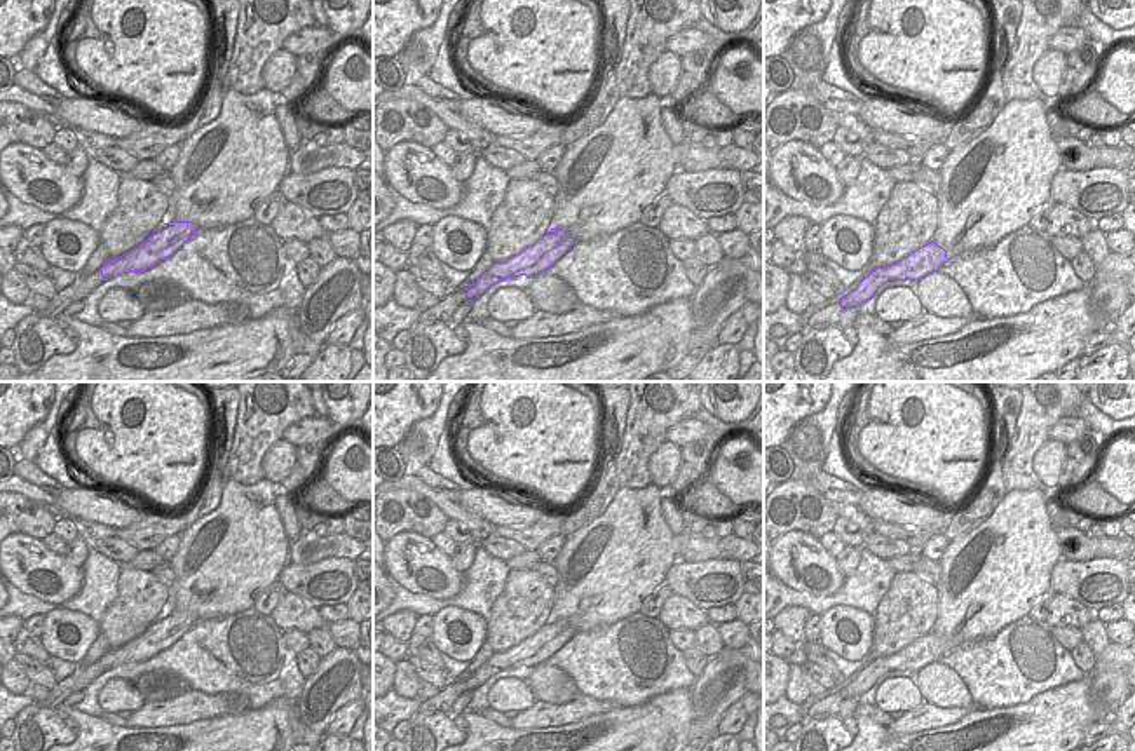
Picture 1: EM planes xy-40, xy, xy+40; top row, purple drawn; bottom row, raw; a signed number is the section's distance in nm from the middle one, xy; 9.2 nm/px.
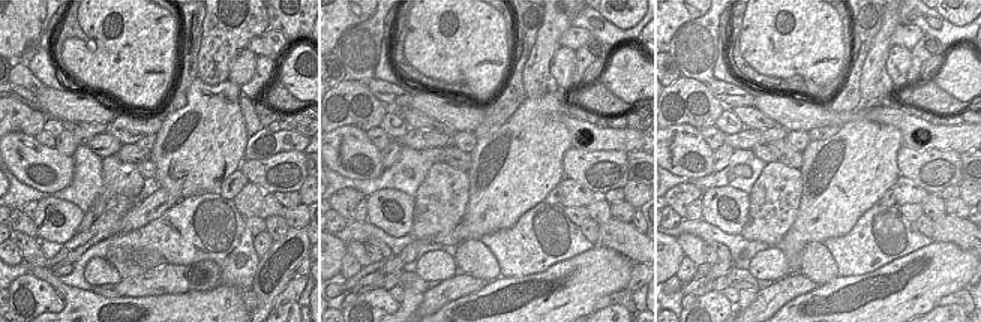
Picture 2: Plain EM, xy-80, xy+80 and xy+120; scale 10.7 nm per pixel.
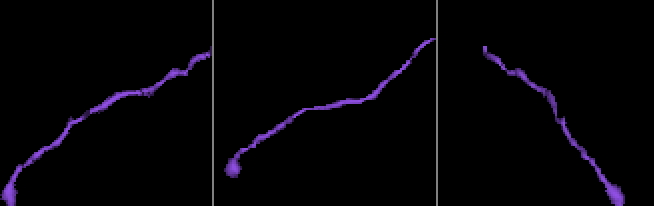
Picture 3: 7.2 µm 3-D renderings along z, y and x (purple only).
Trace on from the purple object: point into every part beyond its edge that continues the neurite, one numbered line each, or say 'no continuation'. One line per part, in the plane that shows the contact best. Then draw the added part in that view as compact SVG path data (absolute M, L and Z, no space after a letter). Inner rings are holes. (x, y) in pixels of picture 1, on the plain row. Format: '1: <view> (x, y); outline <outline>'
no continuation

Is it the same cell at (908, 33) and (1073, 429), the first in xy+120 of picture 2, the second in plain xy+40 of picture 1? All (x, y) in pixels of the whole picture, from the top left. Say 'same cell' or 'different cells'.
same cell

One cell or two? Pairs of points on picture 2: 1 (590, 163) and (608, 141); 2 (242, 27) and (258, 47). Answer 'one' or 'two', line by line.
1: two
2: two

